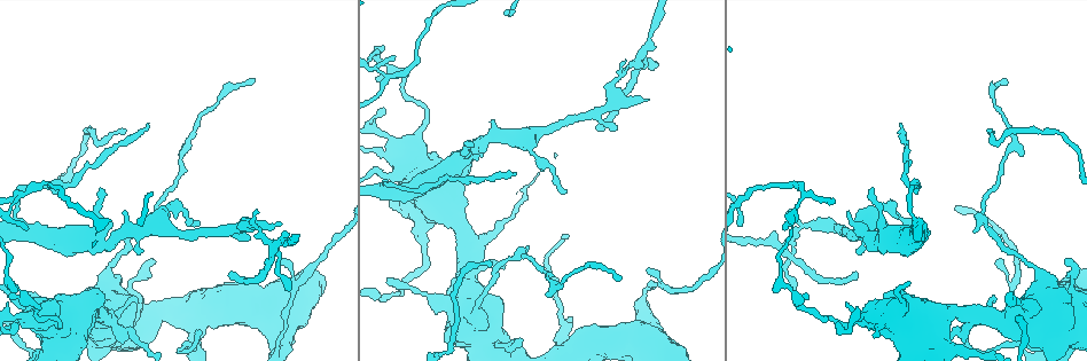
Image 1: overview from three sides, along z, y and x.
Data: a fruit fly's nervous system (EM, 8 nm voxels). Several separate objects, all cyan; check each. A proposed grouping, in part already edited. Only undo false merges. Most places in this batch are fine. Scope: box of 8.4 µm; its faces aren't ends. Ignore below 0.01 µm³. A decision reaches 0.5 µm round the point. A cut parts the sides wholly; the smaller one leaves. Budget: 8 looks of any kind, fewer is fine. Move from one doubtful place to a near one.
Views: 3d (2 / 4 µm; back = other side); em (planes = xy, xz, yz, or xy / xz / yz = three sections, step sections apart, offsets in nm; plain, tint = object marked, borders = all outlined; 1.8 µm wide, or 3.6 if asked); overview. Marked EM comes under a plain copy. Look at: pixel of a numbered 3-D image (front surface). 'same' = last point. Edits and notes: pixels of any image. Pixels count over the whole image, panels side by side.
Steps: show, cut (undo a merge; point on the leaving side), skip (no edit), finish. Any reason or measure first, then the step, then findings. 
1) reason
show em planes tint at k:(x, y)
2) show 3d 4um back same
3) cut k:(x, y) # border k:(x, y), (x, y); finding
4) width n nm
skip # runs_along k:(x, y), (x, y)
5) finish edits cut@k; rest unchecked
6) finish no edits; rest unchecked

abrupt turn
show em 3.6um xz step 16 borders at 1:(873, 317)

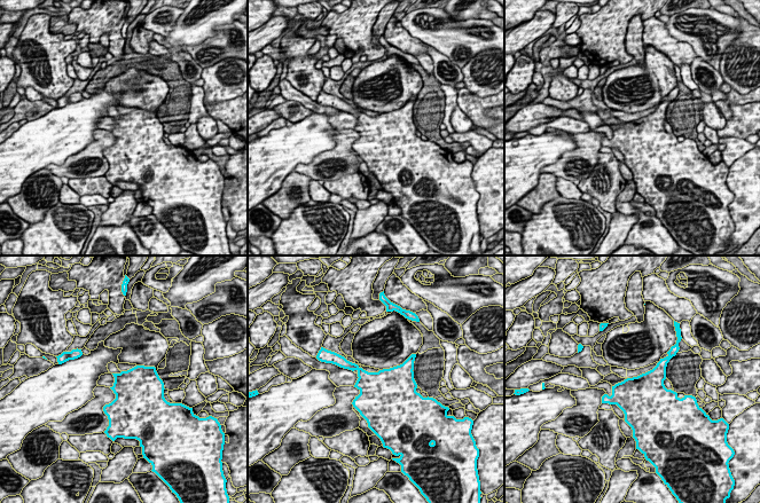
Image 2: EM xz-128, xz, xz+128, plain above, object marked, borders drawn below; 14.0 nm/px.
skip # all the same cell

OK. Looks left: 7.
a fork
show em 3.6um xz step 8 tint at 1:(984, 314)

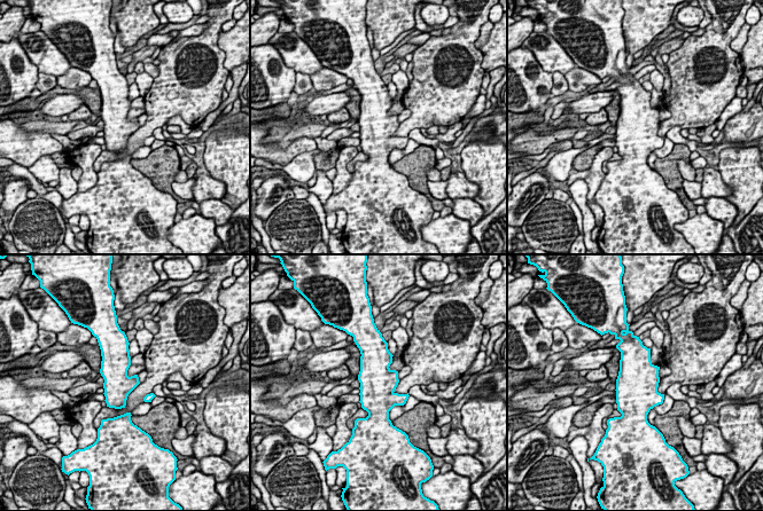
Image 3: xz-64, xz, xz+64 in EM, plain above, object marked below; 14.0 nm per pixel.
cut it another way
show em 3.6um planes tint same

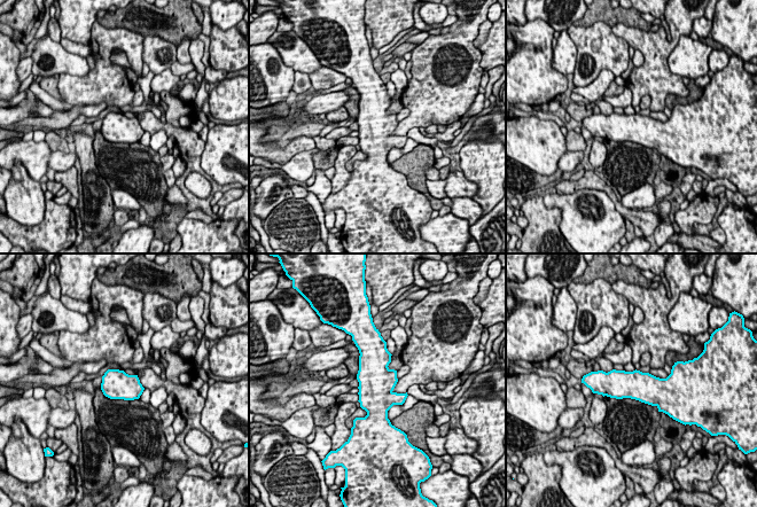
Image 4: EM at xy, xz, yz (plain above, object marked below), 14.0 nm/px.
skip # one cell here

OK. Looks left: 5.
three arms meet
show 3d 2um at 1:(805, 195)

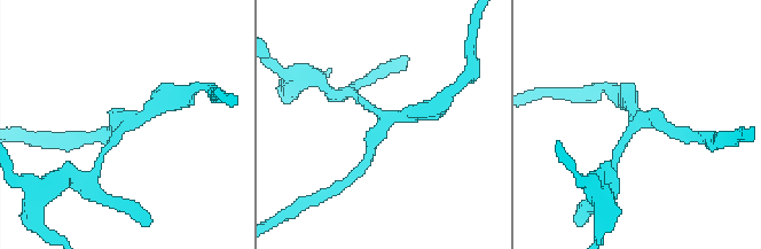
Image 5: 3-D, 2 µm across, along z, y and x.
need the tissue
show em xz step 4 tint at 5:(134, 122)

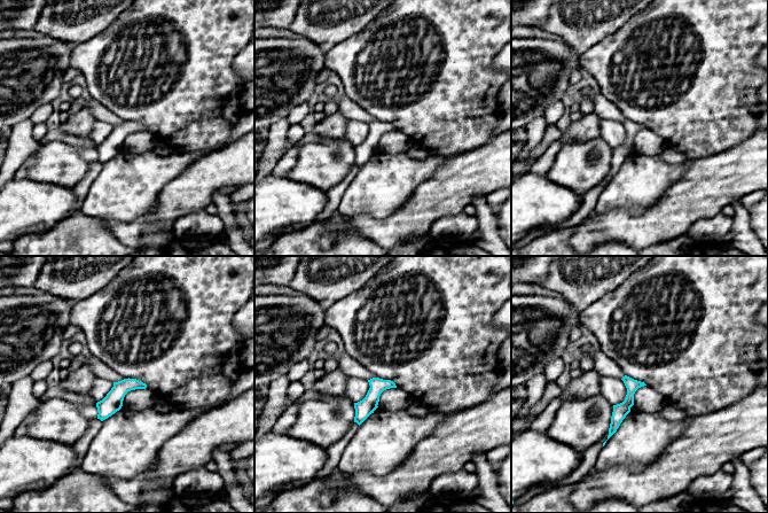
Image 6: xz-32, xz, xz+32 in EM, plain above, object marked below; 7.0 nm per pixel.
another direction
show em planes tint same

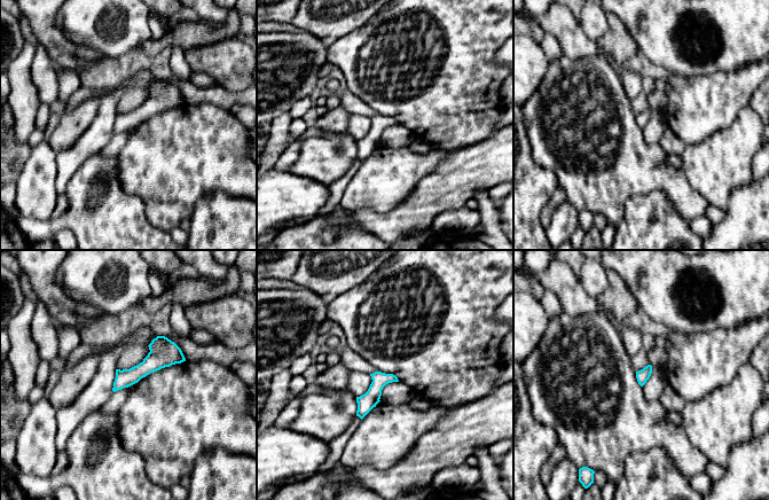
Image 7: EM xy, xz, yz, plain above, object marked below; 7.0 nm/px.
skip # runs_along 7:(181, 358), (157, 358), (116, 387); continuous, no second cell

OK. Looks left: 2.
finish no edits; rest unchecked

